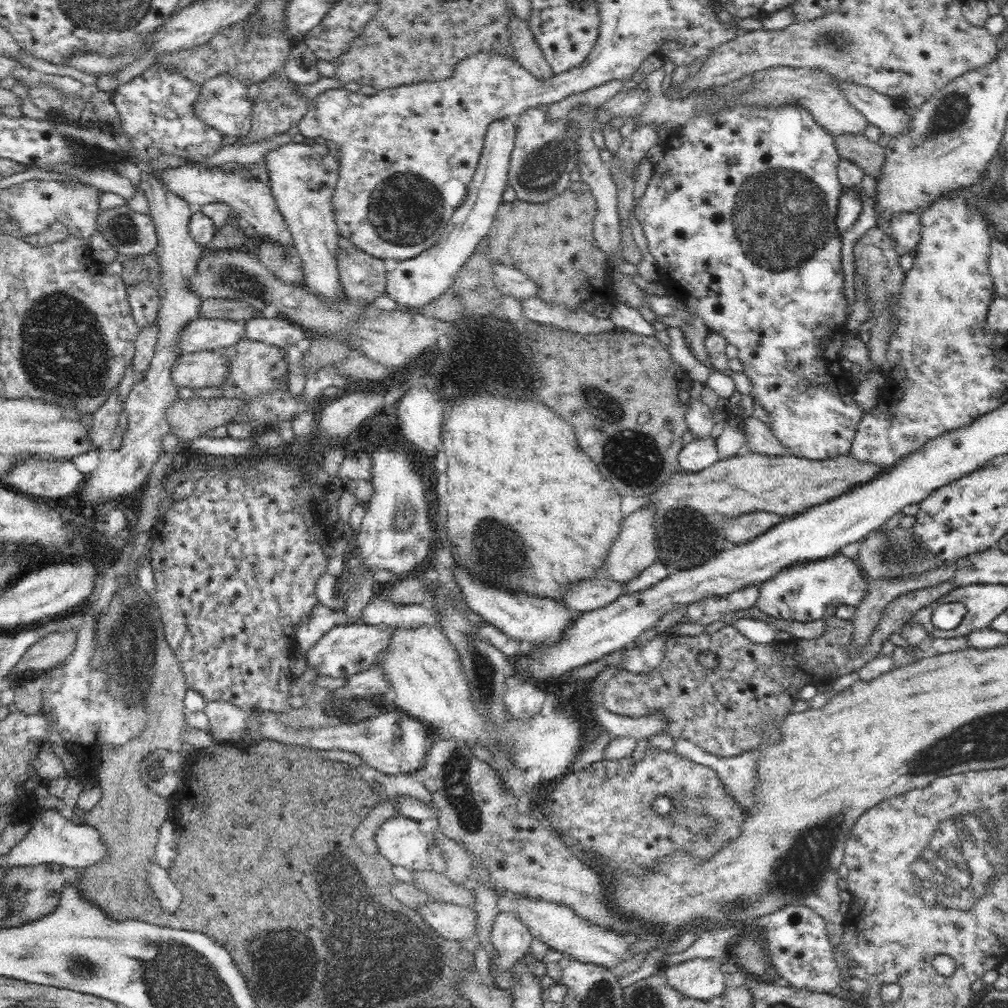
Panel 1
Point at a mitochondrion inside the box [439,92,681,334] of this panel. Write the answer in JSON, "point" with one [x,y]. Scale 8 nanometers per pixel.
{"point":[537,173]}

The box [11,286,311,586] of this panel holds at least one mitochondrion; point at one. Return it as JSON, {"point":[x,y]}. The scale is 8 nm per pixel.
{"point":[63,352]}

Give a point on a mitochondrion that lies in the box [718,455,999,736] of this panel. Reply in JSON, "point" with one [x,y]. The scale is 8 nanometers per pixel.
{"point":[896,554]}

